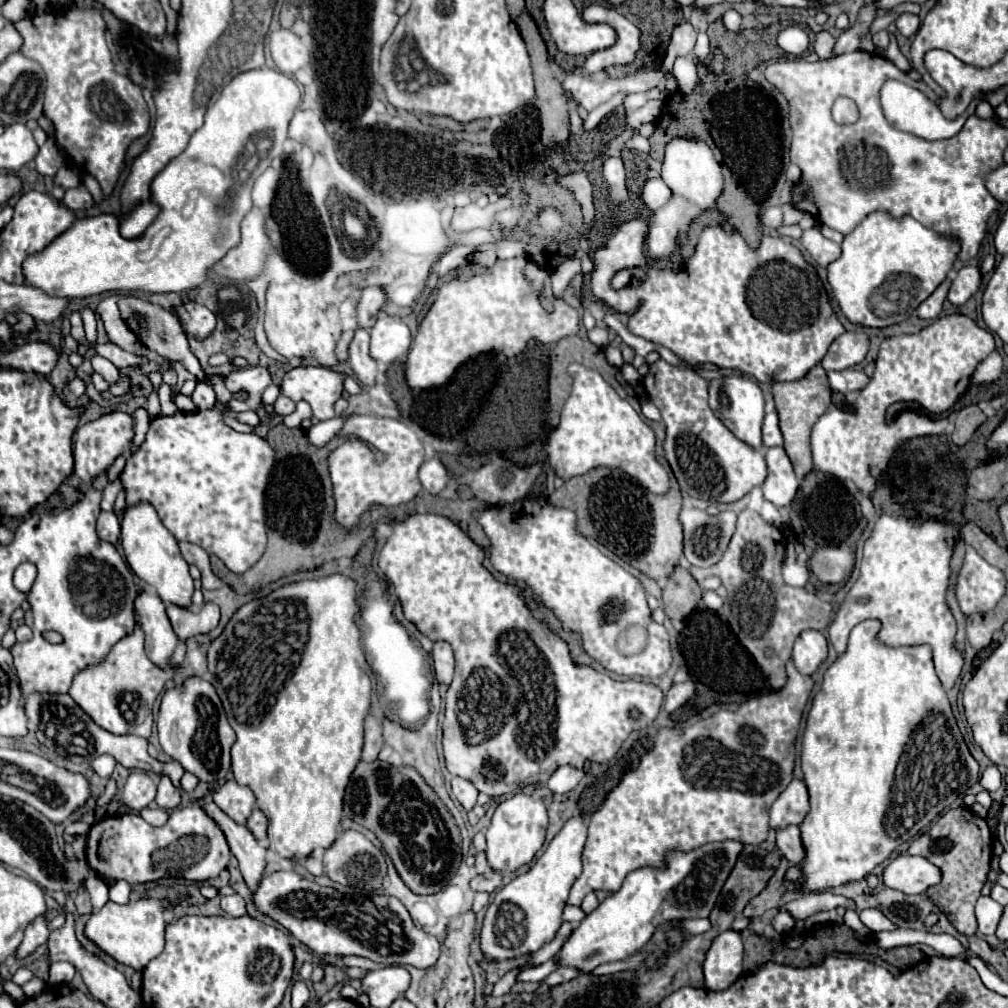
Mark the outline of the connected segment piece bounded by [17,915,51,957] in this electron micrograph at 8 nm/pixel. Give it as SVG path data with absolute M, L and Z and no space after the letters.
M39 915L37 919L33 919L25 931L25 937L23 937L23 943L19 945L17 949L17 957L27 957L29 953L33 953L39 945L47 943L47 937L49 937L49 929L47 929L47 919L45 915Z

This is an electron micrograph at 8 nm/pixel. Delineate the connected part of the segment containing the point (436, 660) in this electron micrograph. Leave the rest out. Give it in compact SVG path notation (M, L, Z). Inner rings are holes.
M437 641L433 645L433 667L439 683L449 685L453 679L453 649L445 641Z

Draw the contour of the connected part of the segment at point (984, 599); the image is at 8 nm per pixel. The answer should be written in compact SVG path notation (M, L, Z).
M967 547L965 563L957 577L957 599L965 615L991 611L1005 593L1005 575L989 565L973 547Z

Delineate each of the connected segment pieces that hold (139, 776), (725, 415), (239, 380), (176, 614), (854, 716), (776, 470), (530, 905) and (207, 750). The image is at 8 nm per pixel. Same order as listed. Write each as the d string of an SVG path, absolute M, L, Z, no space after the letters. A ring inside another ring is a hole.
M133 771L119 793L119 799L113 799L107 805L103 805L103 813L101 809L95 811L95 821L117 813L119 807L127 807L131 813L139 813L155 799L155 793L157 793L157 785L147 771Z
M741 373L725 375L723 383L711 379L709 381L709 407L721 419L721 423L741 441L745 441L757 449L763 445L761 443L761 423L763 423L763 415L765 415L765 411L763 411L765 401L763 401L763 393L761 393L761 387L757 385L757 381L753 381L751 377L745 377Z
M245 367L245 369L235 369L227 375L227 389L231 393L239 393L245 391L247 399L245 401L237 401L231 399L231 409L259 409L261 407L261 393L265 391L265 387L269 387L271 381L271 373L265 367Z
M205 603L199 611L191 607L167 605L167 617L171 619L173 631L179 639L189 639L201 633L209 633L219 623L219 607L215 603Z
M879 619L861 621L851 629L845 653L837 655L837 659L831 663L831 667L823 673L821 689L813 697L813 703L811 703L811 709L807 715L807 727L803 733L803 747L801 747L801 765L803 765L805 785L807 785L809 801L811 801L811 811L805 817L805 821L801 823L801 839L803 839L803 845L807 851L807 859L803 865L791 867L787 871L789 881L793 881L793 883L803 881L805 893L817 893L817 891L823 891L825 887L835 887L835 885L863 879L877 863L885 861L903 839L911 839L913 835L917 835L917 831L921 831L921 827L927 827L929 821L933 821L939 813L943 813L945 807L949 807L955 799L963 797L963 793L967 793L979 781L979 765L971 757L971 753L963 741L963 735L955 723L947 693L945 693L945 689L935 673L935 667L933 667L931 647L929 645L889 647L877 639L879 629L881 629Z
M769 447L765 459L769 473L765 483L761 485L763 497L777 507L785 507L793 501L793 495L799 487L799 479L793 475L793 467L783 447Z
M583 815L571 817L563 829L553 837L545 853L535 865L505 885L491 901L483 929L481 929L481 951L489 959L513 959L519 955L535 953L549 943L561 927L563 907L571 885L581 875L581 851L587 837L587 819Z
M191 677L181 687L169 689L163 695L159 717L157 717L157 733L163 751L187 773L193 773L199 781L207 785L223 785L225 777L231 769L229 749L233 745L233 729L229 727L227 715L223 711L221 699L217 697L211 683ZM199 727L199 737L195 737Z

